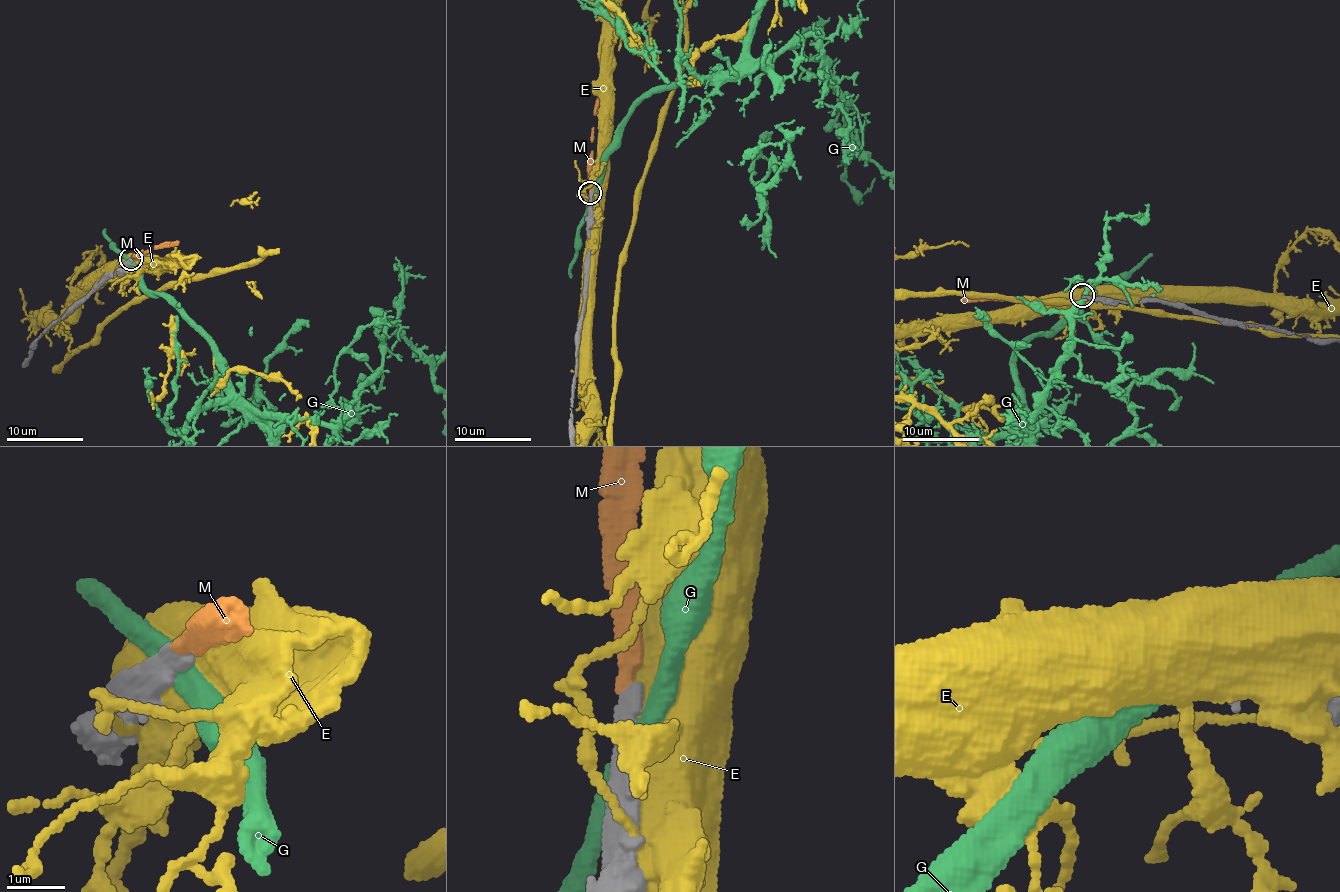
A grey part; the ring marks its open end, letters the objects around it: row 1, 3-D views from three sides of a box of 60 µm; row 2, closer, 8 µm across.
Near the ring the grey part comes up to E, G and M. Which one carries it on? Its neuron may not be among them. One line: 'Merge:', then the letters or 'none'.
Merge: M

